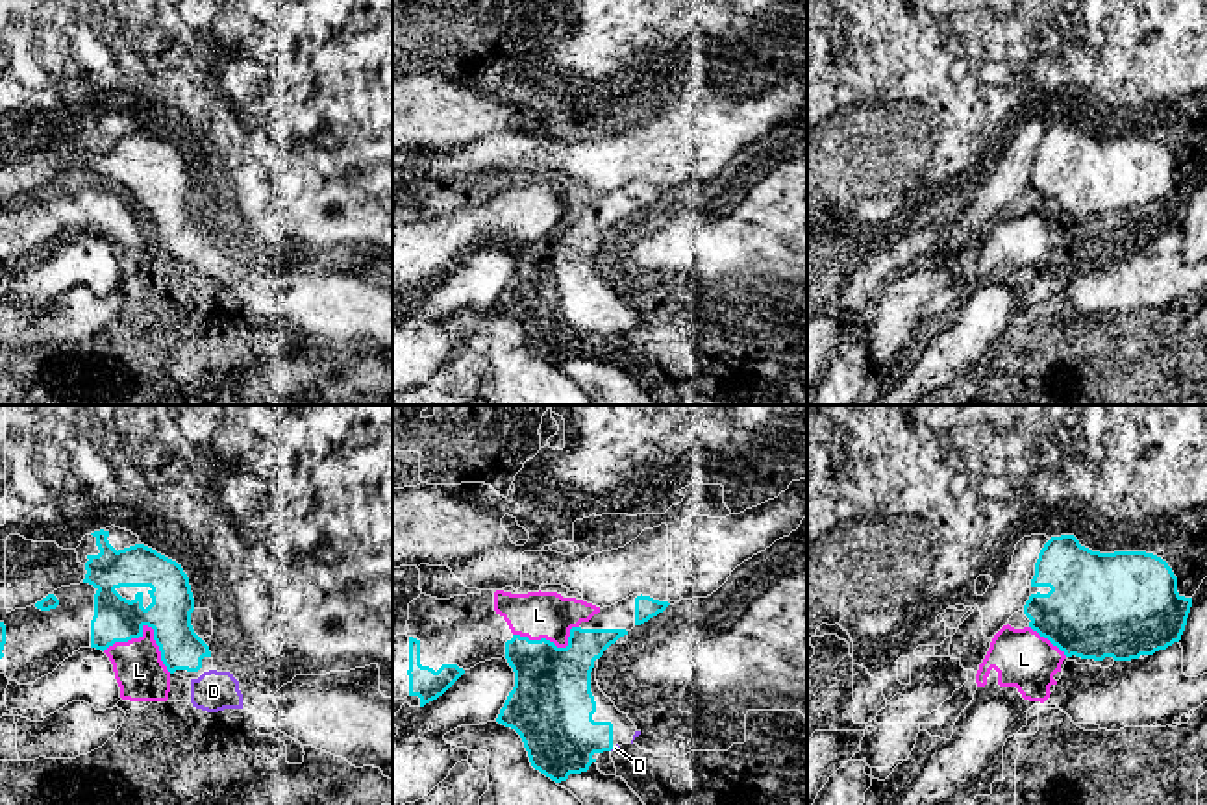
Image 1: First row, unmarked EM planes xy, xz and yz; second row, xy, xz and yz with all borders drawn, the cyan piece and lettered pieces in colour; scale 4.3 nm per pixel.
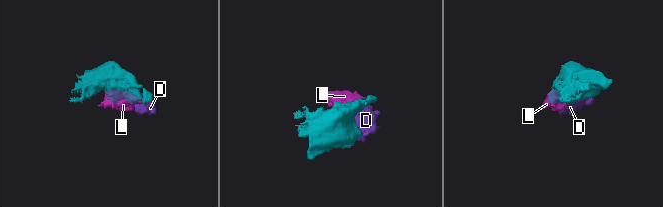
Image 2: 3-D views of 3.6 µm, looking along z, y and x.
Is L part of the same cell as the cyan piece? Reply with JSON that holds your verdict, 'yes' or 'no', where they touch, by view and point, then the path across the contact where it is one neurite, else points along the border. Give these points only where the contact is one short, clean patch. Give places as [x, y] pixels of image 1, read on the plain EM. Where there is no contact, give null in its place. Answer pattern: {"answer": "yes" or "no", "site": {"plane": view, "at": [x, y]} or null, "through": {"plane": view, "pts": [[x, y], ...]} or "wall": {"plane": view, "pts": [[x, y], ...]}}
{"answer": "no", "site": {"plane": "xy", "at": [147, 210]}}

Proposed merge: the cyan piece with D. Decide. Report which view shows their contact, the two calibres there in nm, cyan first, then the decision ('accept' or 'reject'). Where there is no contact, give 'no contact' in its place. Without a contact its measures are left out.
meets cyan in xz; 320 nm thick on the cyan side, 30 nm on the other; accept

